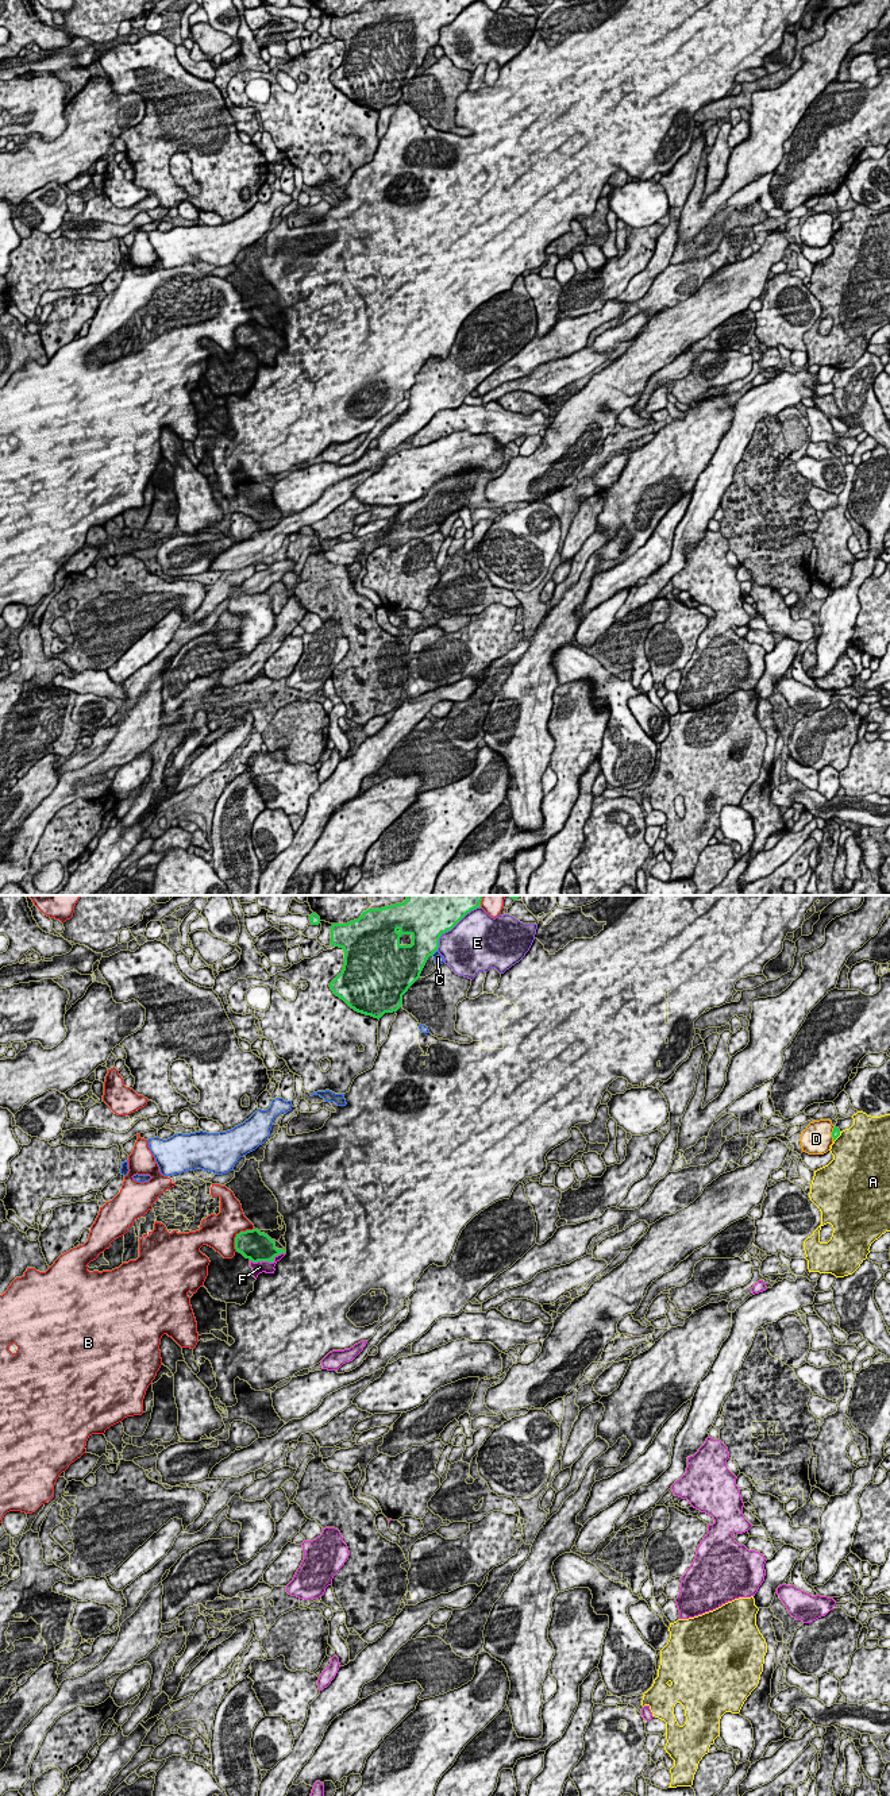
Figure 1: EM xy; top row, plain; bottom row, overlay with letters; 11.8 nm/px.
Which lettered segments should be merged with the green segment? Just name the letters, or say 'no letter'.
F

